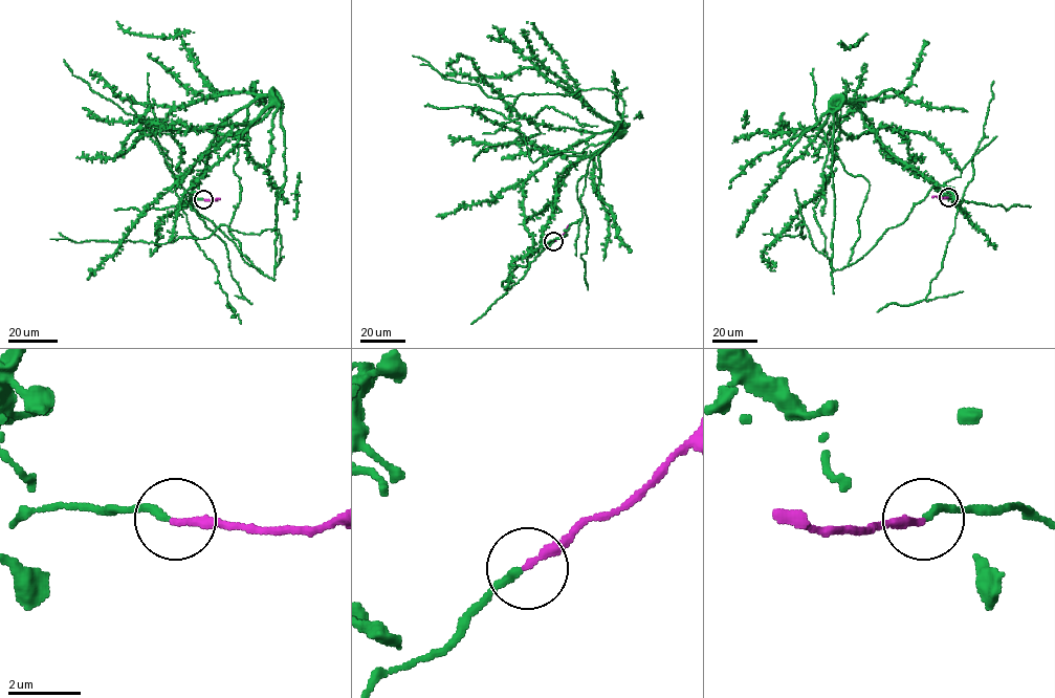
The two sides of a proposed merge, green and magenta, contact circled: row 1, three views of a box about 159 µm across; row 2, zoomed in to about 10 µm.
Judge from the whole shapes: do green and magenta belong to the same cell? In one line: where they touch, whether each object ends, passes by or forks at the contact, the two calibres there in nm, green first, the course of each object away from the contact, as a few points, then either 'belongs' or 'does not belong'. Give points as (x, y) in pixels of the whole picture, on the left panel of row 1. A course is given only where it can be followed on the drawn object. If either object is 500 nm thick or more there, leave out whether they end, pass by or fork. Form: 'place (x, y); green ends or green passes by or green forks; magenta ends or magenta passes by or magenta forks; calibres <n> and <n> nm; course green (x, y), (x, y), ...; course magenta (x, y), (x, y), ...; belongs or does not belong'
place (203, 199); green ends; magenta ends; calibres 200 and 220 nm; course green (203, 199), (185, 205), (218, 128), (270, 96), (277, 265), (276, 227), (50, 239); course magenta (203, 199), (220, 198); belongs

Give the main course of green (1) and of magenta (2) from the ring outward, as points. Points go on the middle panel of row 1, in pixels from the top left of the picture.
1: (553, 241), (539, 254), (557, 176), (629, 125), (619, 125), (623, 101), (607, 88), (493, 99), (413, 56)
2: (553, 241), (569, 224)

